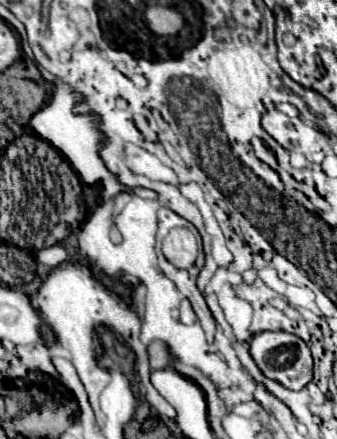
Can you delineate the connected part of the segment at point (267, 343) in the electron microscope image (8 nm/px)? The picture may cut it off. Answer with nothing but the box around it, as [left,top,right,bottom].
[250,331,312,391]

